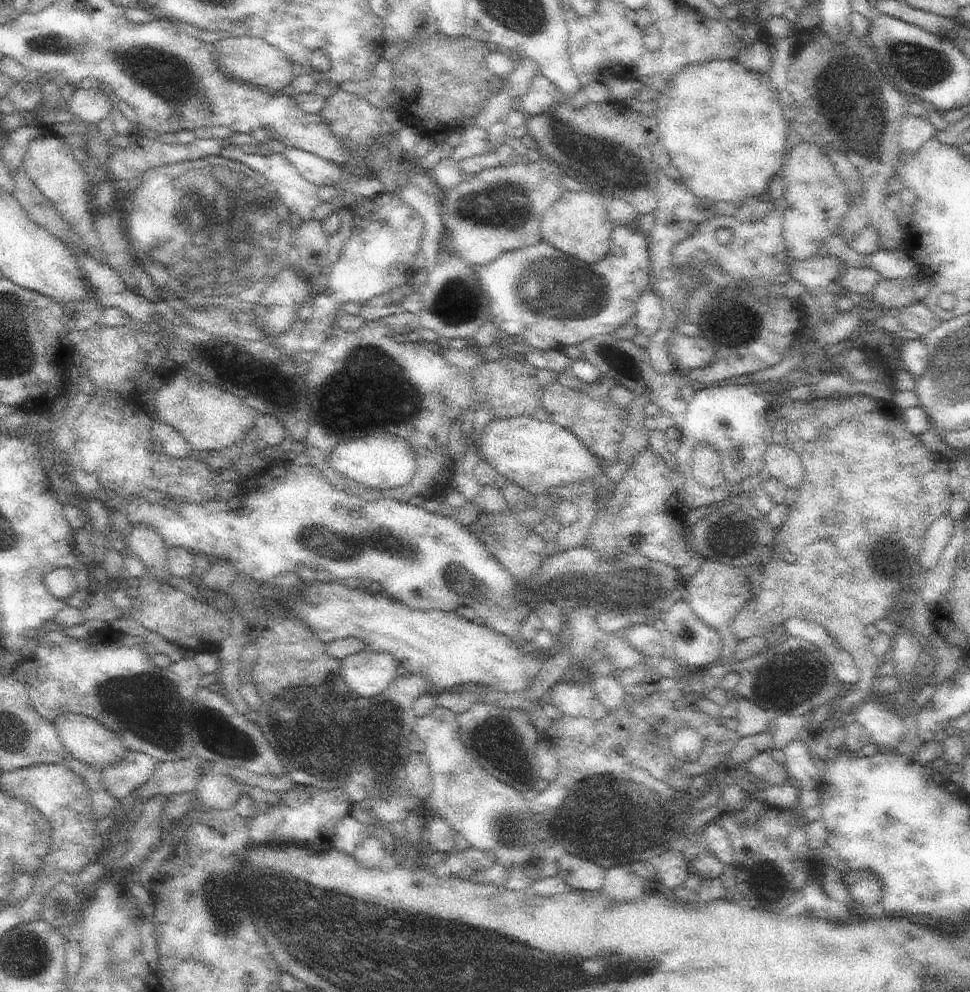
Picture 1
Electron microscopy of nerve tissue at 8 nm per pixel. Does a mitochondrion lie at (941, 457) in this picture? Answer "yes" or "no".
no

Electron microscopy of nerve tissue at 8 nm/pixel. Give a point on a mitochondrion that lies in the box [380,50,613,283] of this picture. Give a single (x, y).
(486, 210)

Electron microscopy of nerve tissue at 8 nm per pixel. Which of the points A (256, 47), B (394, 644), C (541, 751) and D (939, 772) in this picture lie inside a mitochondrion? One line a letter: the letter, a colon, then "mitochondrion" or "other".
A: other
B: other
C: other
D: other

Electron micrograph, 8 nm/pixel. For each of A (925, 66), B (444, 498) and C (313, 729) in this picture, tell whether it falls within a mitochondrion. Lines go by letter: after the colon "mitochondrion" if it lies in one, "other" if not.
A: mitochondrion
B: other
C: mitochondrion

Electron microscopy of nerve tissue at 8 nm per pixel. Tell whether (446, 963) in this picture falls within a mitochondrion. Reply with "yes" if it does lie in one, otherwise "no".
yes

